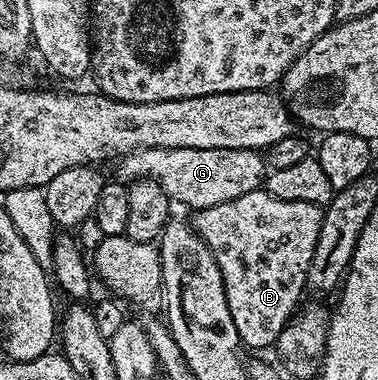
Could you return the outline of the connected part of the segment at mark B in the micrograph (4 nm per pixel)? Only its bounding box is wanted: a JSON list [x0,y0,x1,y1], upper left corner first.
[194,189,324,348]

